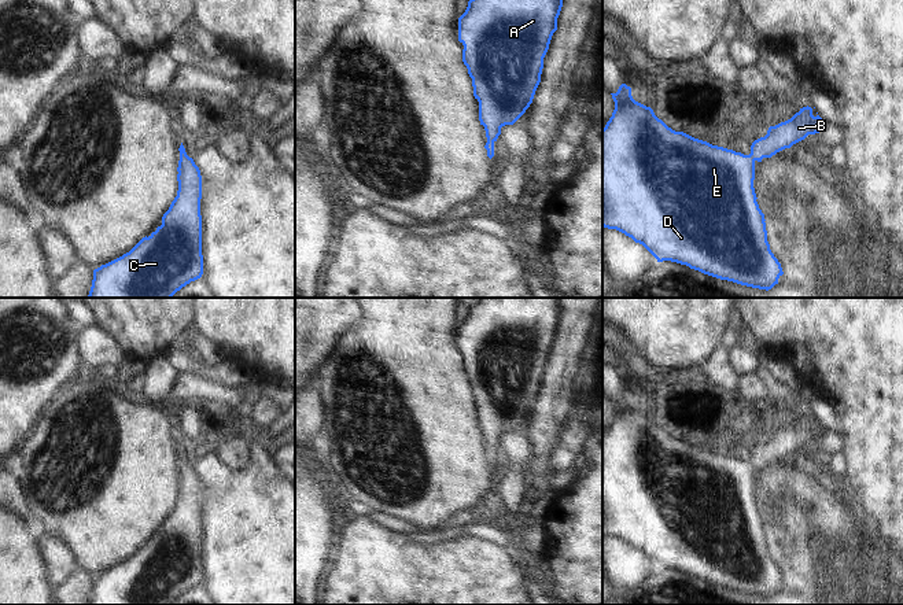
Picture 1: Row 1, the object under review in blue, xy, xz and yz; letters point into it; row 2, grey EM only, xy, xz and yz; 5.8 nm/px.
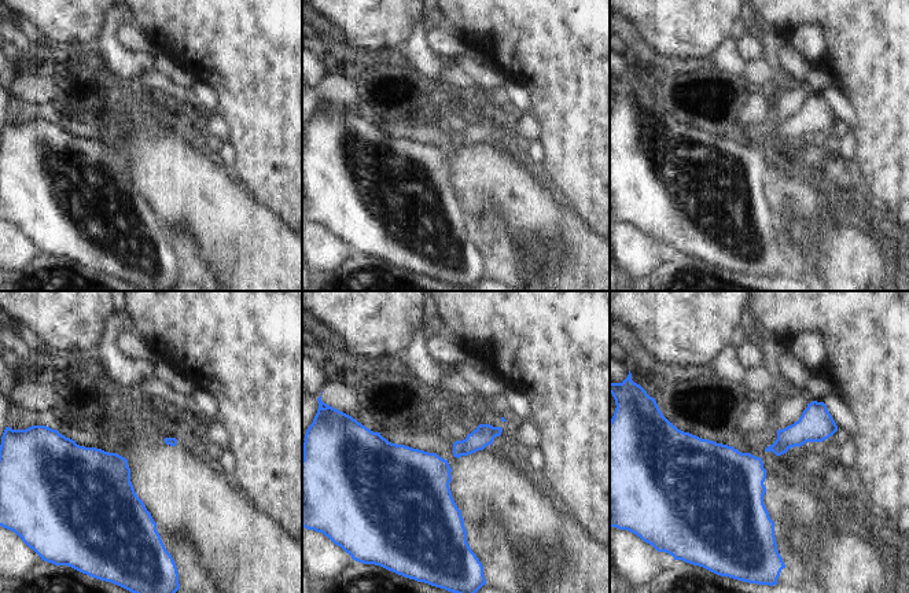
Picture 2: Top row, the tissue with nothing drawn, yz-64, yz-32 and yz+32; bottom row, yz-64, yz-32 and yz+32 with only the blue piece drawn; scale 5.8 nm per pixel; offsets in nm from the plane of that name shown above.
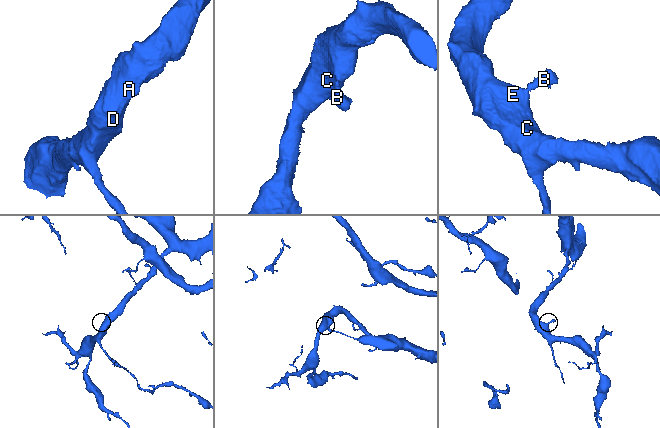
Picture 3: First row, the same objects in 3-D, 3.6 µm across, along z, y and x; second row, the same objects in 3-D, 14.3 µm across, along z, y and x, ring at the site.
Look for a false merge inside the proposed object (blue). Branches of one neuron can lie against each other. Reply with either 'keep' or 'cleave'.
keep

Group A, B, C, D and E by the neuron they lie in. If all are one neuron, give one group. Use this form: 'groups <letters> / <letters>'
groups A B C D E

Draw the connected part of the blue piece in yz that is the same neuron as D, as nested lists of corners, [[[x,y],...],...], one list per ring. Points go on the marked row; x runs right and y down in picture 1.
[[[626,84],[611,95],[615,110],[602,129],[602,226],[642,244],[657,262],[677,262],[720,280],[766,291],[778,284],[784,272],[770,250],[764,214],[756,202],[755,162],[790,148],[808,134],[819,133],[826,123],[819,115],[812,115],[814,108],[803,107],[790,119],[770,126],[764,137],[752,143],[751,154],[744,155],[672,130],[650,107],[635,102]]]

